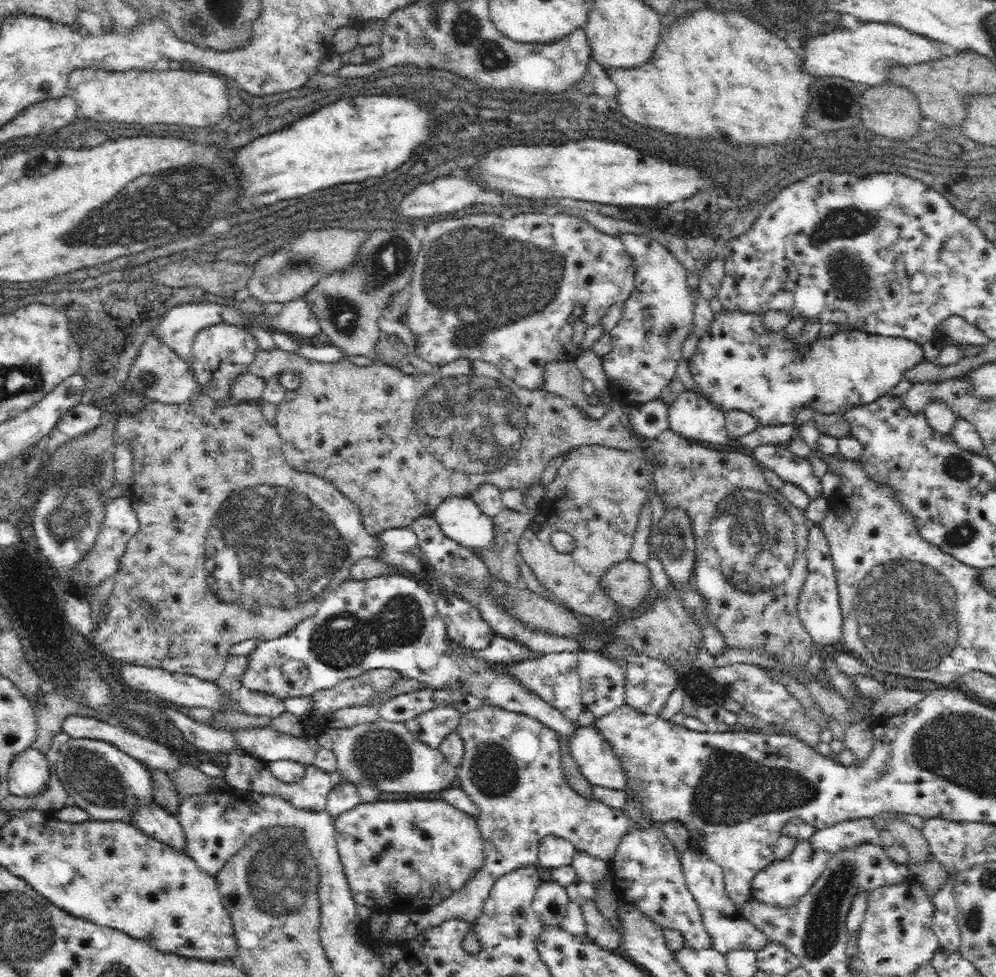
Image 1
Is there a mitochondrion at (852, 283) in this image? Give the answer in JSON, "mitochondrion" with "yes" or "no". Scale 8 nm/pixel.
{"mitochondrion":"yes"}

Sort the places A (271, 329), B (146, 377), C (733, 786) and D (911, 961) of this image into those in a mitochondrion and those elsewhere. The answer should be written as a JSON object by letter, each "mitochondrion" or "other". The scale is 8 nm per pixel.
{"A":"other","B":"mitochondrion","C":"mitochondrion","D":"other"}

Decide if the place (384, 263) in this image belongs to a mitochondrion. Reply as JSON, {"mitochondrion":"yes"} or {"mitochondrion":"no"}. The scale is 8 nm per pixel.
{"mitochondrion":"yes"}

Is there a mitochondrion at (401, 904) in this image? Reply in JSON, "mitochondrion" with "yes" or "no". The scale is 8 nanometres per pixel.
{"mitochondrion":"no"}

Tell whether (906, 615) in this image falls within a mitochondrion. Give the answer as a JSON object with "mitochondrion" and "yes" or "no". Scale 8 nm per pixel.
{"mitochondrion":"yes"}

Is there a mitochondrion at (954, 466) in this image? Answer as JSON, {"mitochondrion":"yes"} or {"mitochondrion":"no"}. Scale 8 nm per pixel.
{"mitochondrion":"yes"}

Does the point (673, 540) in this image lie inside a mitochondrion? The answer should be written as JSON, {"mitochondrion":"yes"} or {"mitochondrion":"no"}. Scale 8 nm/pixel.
{"mitochondrion":"yes"}

